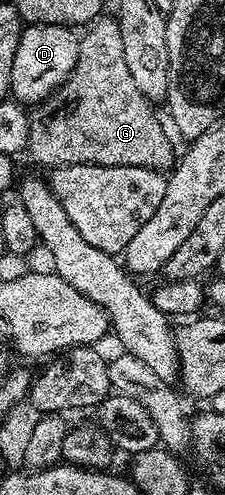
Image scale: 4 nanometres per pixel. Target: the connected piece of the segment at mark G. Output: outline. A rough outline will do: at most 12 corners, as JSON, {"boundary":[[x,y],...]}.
{"boundary":[[114,17],[82,31],[77,64],[30,111],[46,168],[170,171],[152,103]]}

